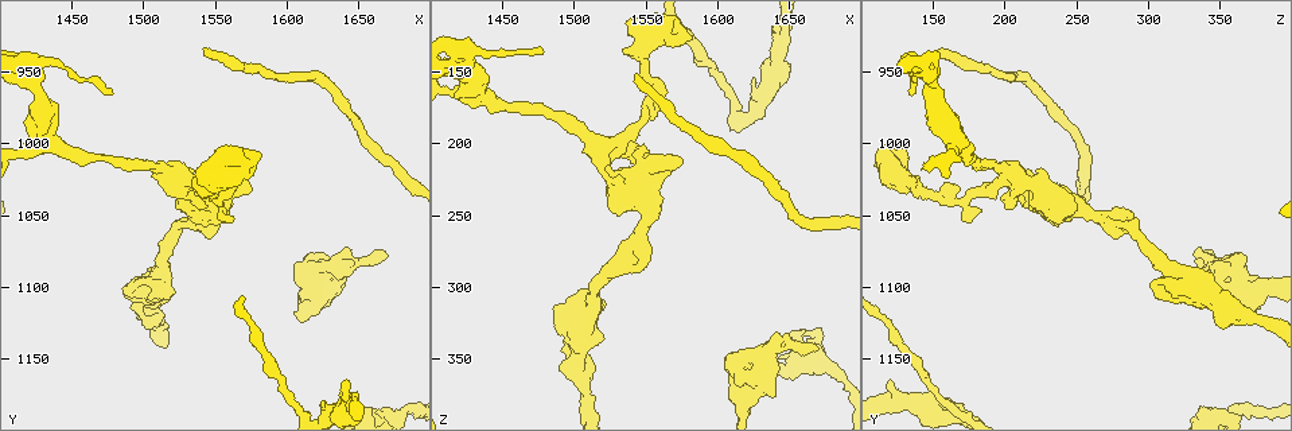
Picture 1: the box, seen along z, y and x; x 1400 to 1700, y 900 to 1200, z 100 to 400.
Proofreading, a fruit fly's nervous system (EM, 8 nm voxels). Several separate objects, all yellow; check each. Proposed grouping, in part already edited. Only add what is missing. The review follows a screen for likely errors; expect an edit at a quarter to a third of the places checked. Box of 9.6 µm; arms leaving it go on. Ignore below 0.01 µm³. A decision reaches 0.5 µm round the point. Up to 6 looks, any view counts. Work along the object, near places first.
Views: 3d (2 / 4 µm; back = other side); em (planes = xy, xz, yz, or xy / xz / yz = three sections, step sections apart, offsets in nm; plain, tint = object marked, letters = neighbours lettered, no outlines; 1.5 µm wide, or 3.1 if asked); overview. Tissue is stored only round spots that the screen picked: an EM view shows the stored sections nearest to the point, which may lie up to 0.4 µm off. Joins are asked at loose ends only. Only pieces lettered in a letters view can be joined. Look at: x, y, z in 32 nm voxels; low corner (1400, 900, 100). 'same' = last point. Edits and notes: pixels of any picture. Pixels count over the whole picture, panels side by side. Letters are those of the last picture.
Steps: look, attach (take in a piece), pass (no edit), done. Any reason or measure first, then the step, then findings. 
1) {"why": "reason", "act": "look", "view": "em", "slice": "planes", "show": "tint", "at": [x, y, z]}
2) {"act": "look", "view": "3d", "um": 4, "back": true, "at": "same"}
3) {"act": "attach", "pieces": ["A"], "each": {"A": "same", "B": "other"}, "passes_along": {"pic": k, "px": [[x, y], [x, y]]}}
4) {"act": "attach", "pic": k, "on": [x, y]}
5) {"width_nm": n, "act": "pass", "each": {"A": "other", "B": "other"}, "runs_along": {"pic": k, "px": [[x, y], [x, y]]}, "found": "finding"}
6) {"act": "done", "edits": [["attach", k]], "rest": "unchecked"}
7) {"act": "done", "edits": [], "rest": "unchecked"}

{"why": "free end", "act": "look", "view": "em", "slice": "planes", "show": "plain", "at": [1670, 1074, 342]}

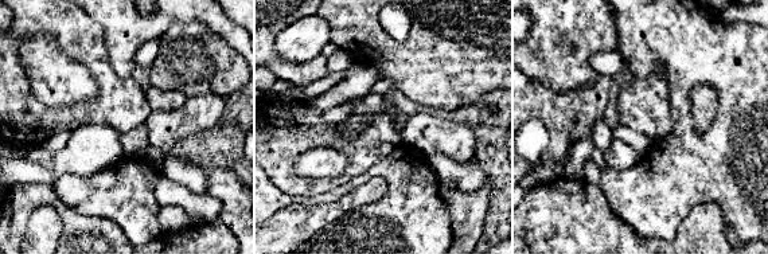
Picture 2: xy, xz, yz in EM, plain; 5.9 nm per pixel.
{"act": "look", "view": "em", "slice": "planes", "show": "tint", "at": "same"}

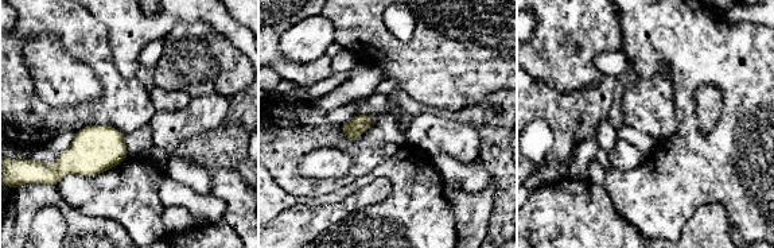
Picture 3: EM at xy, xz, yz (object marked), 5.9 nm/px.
{"act": "look", "view": "em", "slice": "planes", "show": "letters", "at": "same"}

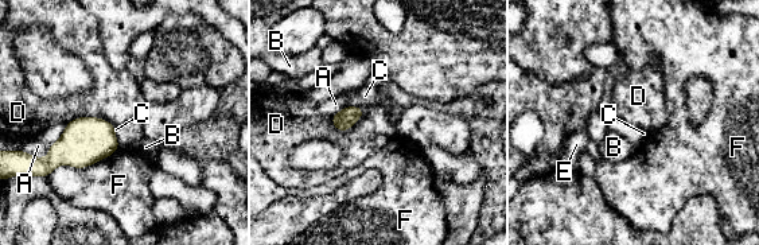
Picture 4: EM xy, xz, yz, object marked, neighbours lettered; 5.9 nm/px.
{"longest_contact_nm": ["F", 480], "act": "pass", "each": {"A": "other", "B": "other", "C": "other", "D": "other", "E": "other", "F": "other"}, "found": "none of them fits"}

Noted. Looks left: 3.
{"why": "an open end", "act": "look", "view": "em", "slice": "planes", "show": "plain", "at": [1640, 1164, 120]}

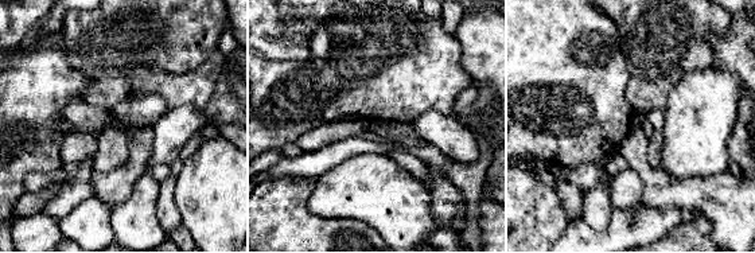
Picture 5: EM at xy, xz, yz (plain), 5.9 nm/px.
{"why": "with the object marked", "act": "look", "view": "em", "slice": "planes", "show": "tint", "at": "same"}

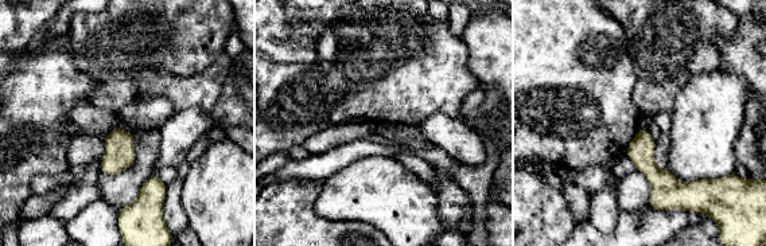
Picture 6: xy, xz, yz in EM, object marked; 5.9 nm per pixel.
{"act": "look", "view": "em", "slice": "planes", "show": "letters", "at": "same"}

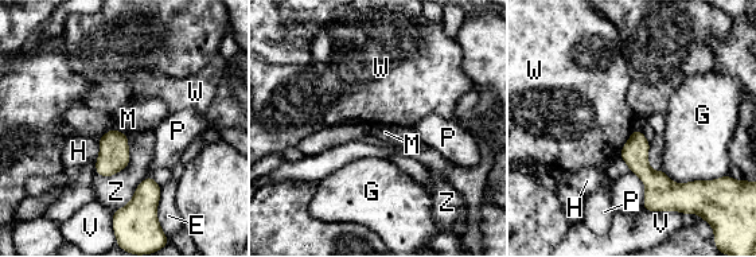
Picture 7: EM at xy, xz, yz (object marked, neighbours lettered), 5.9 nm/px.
{"width_nm": 160, "act": "pass", "each": {"E": "other", "G": "other", "H": "other", "M": "other", "P": "other", "V": "other", "W": "other", "Z": "other"}, "found": "no lettered piece goes on from it"}

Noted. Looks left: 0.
{"act": "done", "edits": [], "rest": "unchecked"}

